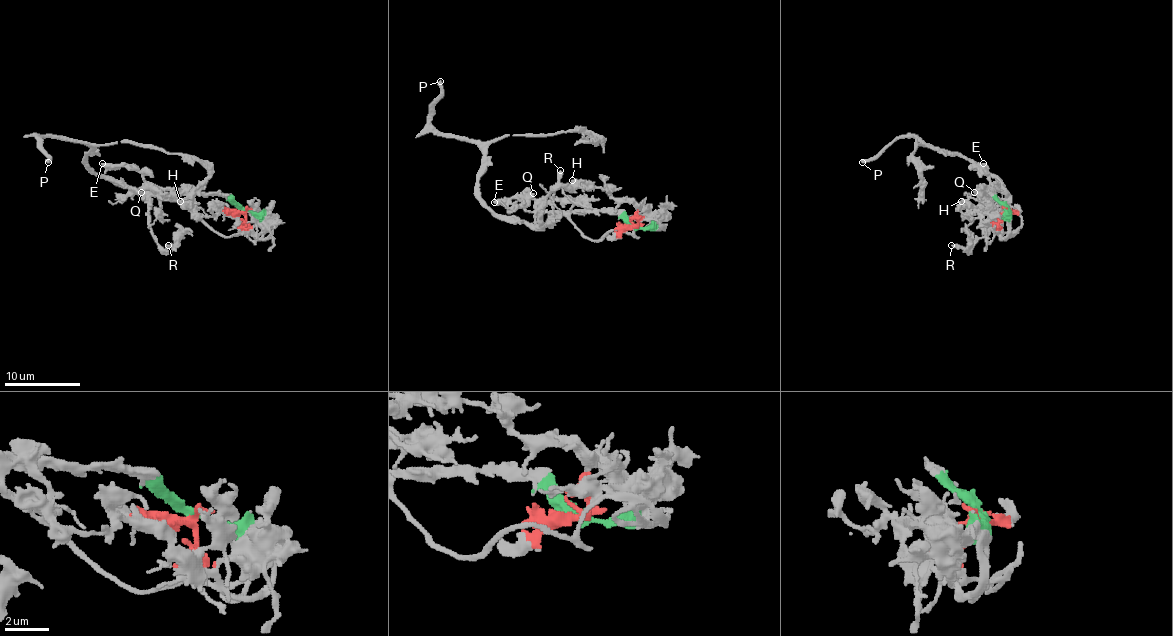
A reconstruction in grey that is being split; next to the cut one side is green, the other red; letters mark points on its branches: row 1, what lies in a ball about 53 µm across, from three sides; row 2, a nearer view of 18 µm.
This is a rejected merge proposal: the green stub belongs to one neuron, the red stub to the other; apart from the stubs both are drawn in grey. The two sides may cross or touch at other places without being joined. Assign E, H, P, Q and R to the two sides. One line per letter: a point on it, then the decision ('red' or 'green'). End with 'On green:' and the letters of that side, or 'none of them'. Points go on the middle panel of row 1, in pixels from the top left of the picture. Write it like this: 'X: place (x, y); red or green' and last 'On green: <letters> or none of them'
E: place (494, 202); red
H: place (572, 180); red
P: place (440, 81); green
Q: place (533, 193); red
R: place (560, 170); green
On green: P, R

